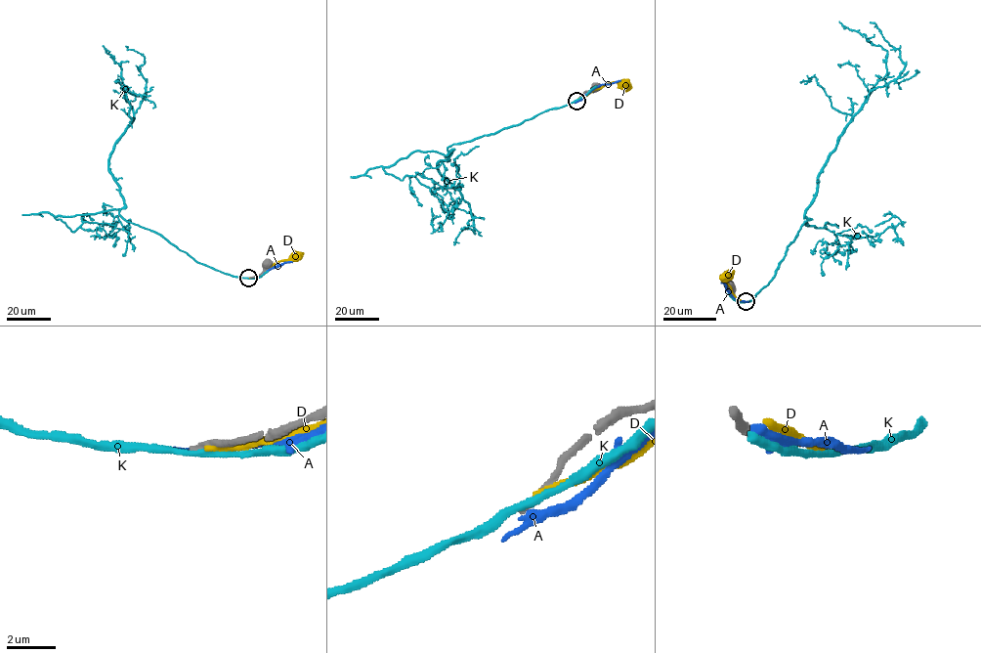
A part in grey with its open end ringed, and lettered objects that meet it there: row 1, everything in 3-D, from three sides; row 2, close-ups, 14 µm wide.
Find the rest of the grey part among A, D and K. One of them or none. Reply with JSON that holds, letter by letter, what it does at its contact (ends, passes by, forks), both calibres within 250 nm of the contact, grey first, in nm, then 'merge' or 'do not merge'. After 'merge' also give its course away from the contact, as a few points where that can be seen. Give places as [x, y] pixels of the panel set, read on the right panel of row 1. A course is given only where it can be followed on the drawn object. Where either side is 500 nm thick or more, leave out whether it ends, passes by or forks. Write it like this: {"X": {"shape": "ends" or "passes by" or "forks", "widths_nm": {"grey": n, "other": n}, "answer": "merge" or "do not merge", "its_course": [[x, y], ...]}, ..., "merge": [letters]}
{"A": {"shape": "passes by", "widths_nm": {"grey": 280, "other": 300}, "answer": "do not merge"}, "D": {"shape": "ends", "widths_nm": {"grey": 360, "other": 360}, "answer": "do not merge"}, "K": {"shape": "passes by", "widths_nm": {"grey": 280, "other": 280}, "answer": "do not merge"}, "merge": []}

